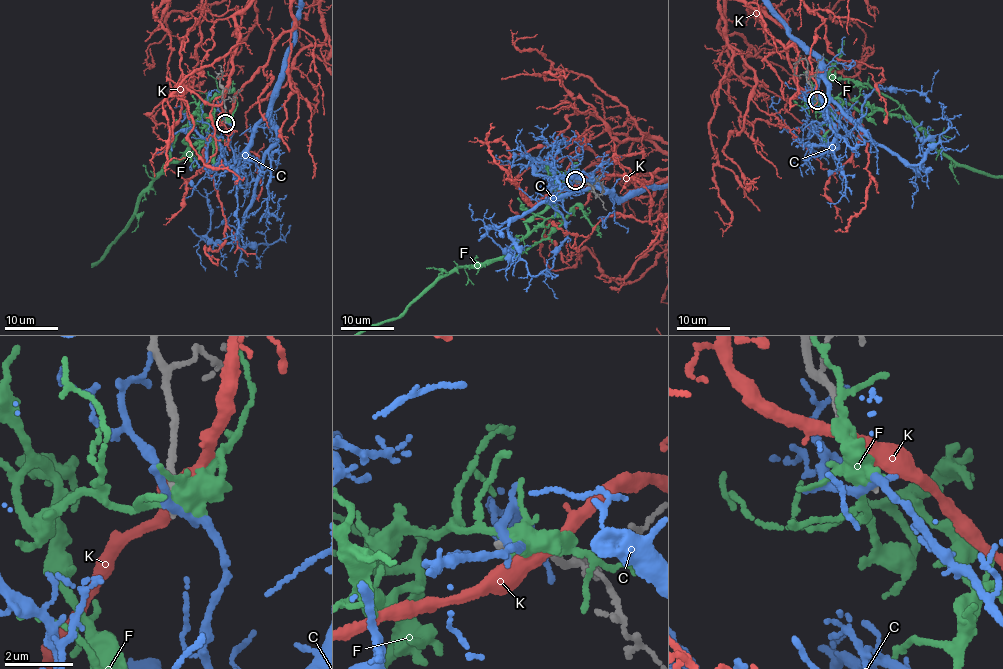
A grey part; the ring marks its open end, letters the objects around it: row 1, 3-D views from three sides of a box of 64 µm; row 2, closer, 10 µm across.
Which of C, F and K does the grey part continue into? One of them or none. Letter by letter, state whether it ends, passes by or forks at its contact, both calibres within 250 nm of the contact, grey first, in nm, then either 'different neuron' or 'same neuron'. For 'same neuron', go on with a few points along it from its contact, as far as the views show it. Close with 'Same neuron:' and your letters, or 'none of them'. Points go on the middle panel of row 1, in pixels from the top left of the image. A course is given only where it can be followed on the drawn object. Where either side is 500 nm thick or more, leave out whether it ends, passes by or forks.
C: it passes by; 220 nm thick on the grey side, 240 nm on the other; different neuron
F: it forks there; 260 nm thick on the grey side, 400 nm on the other; different neuron
K: it passes by; 280 nm thick on the grey side, 480 nm on the other; different neuron
Same neuron: none of them

